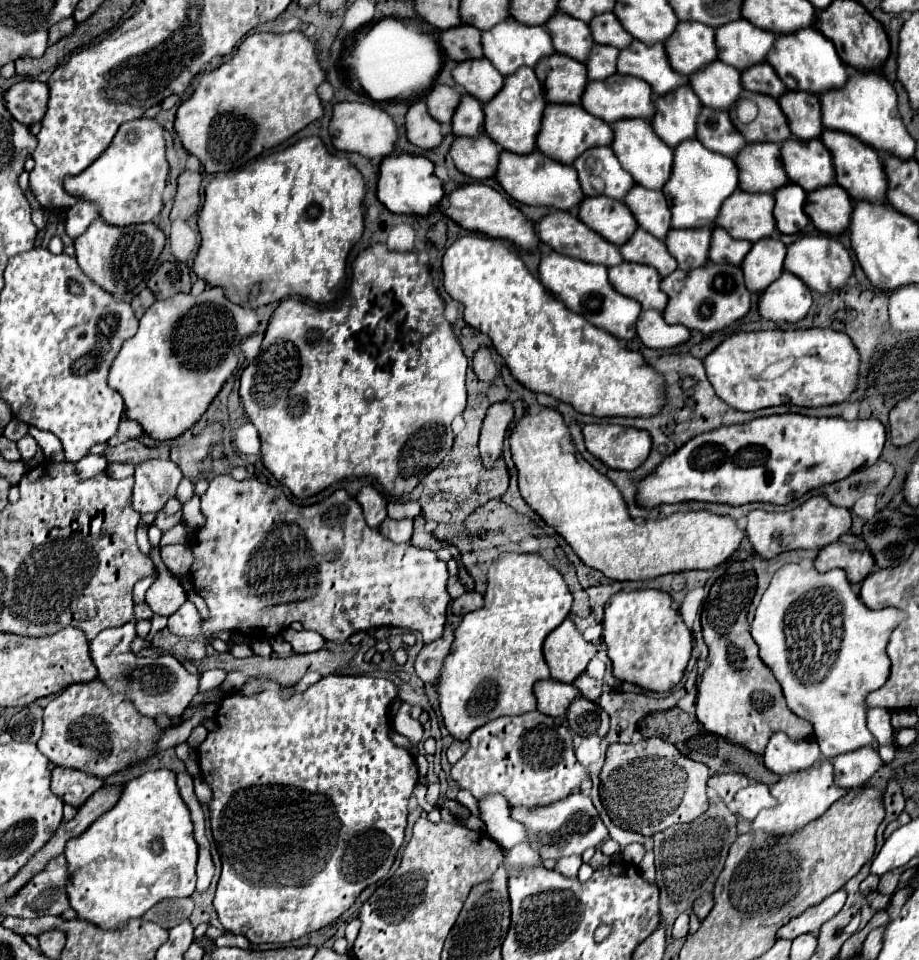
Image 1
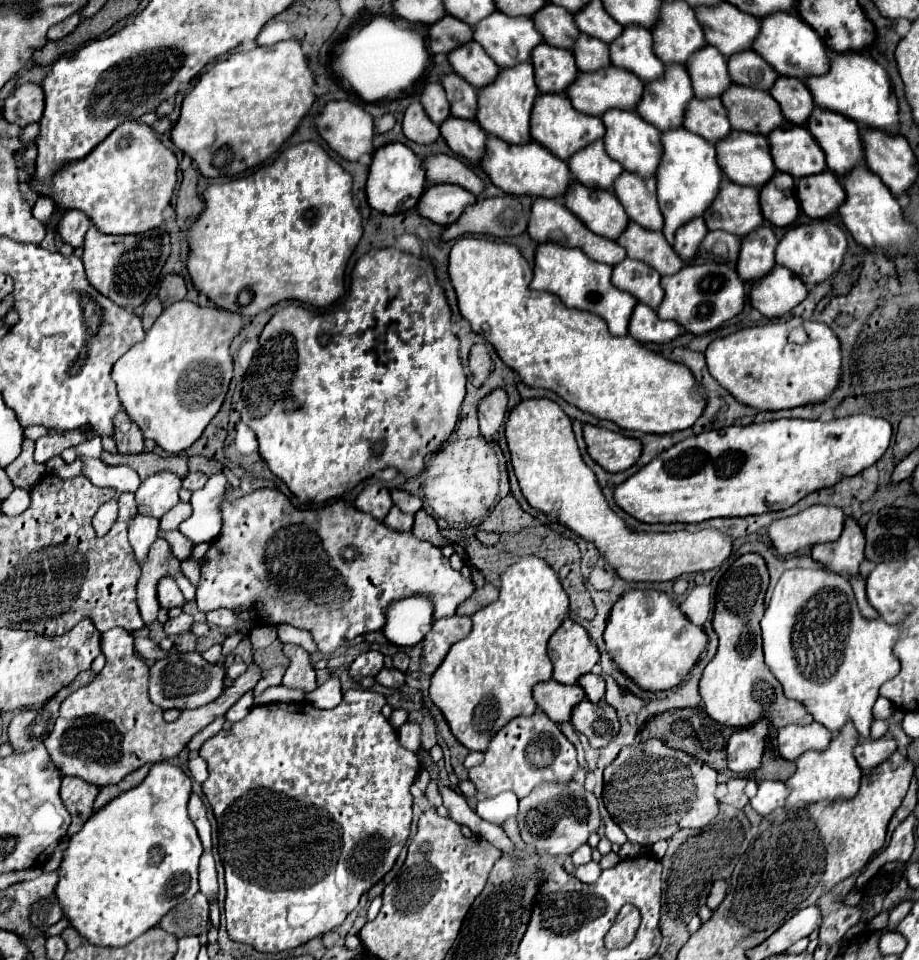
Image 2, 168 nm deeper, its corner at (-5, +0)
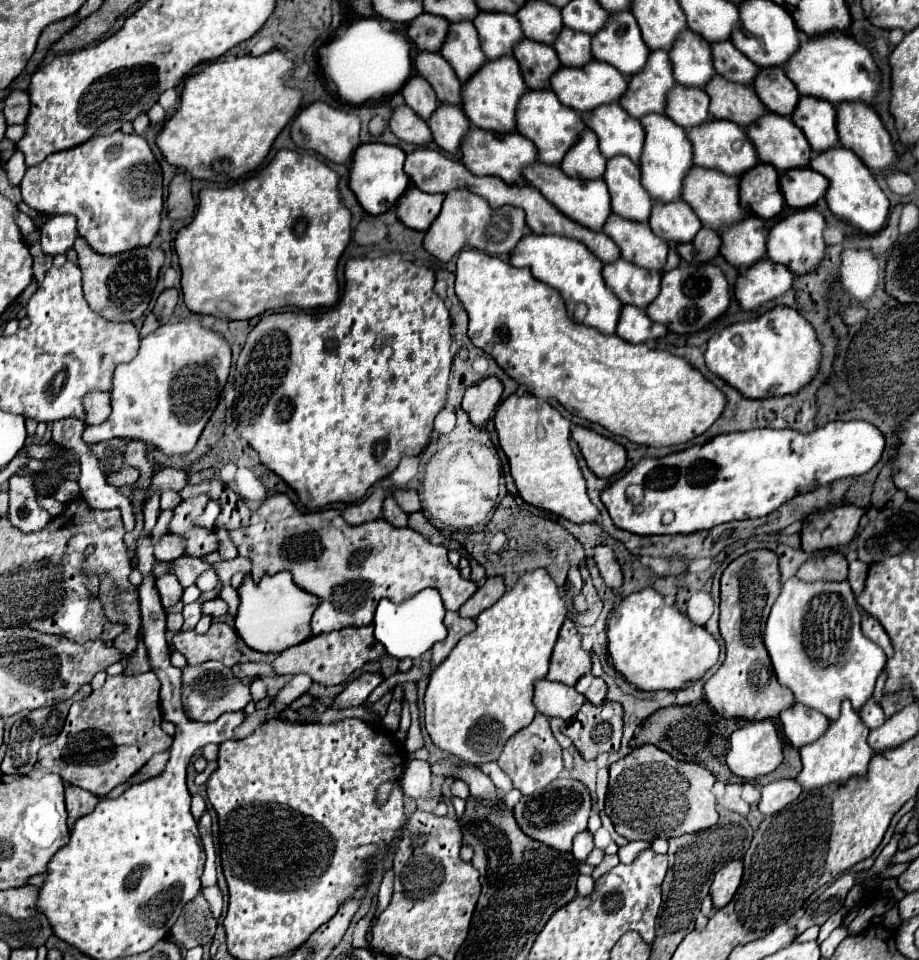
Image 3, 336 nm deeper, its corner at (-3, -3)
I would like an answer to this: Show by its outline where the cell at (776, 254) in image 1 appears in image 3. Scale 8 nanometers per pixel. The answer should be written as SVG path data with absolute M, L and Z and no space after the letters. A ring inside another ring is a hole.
M749 216L741 228L729 228L729 232L721 232L721 240L723 258L739 270L757 264L767 254L765 224L757 216Z

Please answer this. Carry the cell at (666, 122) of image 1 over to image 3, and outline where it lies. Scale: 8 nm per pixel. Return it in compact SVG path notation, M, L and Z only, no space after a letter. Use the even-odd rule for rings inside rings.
M651 52L649 68L641 72L641 76L633 76L629 80L629 92L625 92L625 100L621 106L633 116L643 118L647 114L665 114L667 96L675 86L673 66L667 52Z

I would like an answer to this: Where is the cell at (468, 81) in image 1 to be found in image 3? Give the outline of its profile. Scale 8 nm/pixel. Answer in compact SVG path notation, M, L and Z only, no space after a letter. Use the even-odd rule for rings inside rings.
M451 24L449 40L445 40L445 48L441 48L441 56L453 66L461 84L487 62L473 24Z

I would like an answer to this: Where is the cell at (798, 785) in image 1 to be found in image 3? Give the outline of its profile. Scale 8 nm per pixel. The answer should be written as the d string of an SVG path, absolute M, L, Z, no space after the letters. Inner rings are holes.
M845 700L845 704L841 704L841 716L835 722L831 722L825 736L821 736L821 740L817 740L815 744L809 744L799 750L803 770L795 780L807 792L807 790L817 790L831 784L845 784L849 778L855 778L855 776L857 778L865 776L867 764L873 756L873 750L867 746L867 734L869 734L869 728L863 726L859 714L855 714L851 704Z

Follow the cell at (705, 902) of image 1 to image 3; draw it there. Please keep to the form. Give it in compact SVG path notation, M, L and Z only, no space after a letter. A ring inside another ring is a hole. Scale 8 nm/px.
M733 860L729 862L725 868L721 868L711 884L711 900L713 900L713 908L719 910L721 906L725 906L733 894L737 892L739 884L741 884L741 876L743 876L743 862L741 860Z

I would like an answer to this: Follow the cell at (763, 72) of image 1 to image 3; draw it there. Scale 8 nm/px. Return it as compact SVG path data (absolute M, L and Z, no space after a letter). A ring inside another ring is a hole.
M729 40L725 44L711 44L711 48L717 74L737 84L753 84L759 74L757 64L753 64L745 54L737 52L737 48Z

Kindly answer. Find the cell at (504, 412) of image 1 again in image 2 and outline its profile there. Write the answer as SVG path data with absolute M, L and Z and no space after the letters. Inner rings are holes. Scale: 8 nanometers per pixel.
M493 389L483 401L479 401L479 429L485 439L493 439L497 429L505 423L507 413L507 393L503 389Z

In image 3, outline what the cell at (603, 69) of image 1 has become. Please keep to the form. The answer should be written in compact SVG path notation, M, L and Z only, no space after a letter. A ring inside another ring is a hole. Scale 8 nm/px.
M565 28L565 32L557 36L557 44L553 44L553 48L561 56L561 64L569 68L581 68L593 60L591 36L585 36L583 32Z

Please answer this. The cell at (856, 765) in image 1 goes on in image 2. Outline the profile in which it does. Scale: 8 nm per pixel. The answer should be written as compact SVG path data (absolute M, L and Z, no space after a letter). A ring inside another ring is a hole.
M883 735L879 739L869 737L867 741L859 741L859 745L855 747L855 759L859 761L859 767L863 771L869 771L883 763L887 757L891 757L895 751L897 743L891 735Z

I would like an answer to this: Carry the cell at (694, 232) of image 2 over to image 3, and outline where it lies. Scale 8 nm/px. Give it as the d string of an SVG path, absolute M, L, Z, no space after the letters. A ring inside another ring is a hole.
M683 200L681 204L671 204L669 208L661 208L661 204L655 204L649 226L659 238L671 244L691 242L695 234L701 230L697 214Z

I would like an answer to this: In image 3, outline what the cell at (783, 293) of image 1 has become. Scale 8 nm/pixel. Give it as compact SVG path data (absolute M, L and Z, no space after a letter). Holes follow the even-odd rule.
M769 258L761 260L757 268L747 268L735 284L735 298L745 310L757 310L759 306L783 296L793 286L793 274L783 264L775 264Z

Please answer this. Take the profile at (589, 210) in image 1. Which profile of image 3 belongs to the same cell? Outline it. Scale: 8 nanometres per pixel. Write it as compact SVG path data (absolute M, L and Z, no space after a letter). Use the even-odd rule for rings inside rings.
M537 164L537 168L529 168L529 172L525 172L525 180L537 190L541 190L541 194L571 220L583 224L593 232L603 232L605 220L611 216L611 196L603 180L573 180L565 176L559 166L547 164Z

